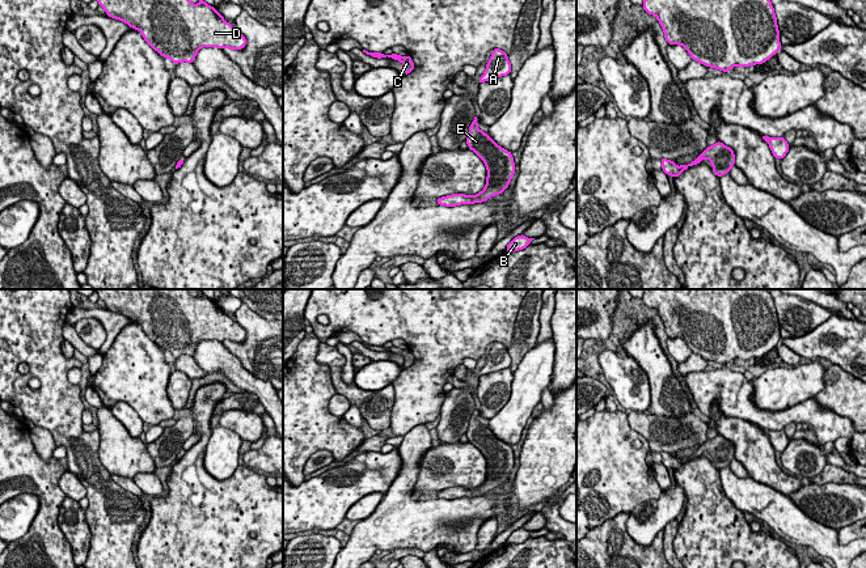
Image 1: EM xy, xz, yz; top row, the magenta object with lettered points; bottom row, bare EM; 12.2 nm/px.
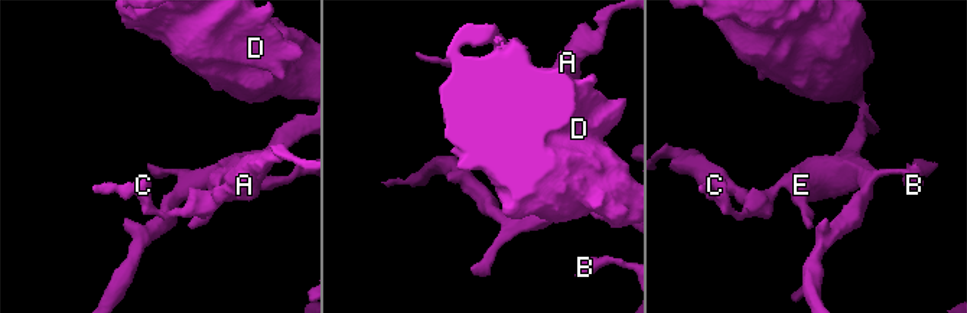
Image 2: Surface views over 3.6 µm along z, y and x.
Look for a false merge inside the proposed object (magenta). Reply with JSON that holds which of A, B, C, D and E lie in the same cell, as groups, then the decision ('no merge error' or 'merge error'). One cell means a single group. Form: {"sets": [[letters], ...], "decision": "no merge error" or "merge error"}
{"sets": [["A", "B", "C", "D", "E"]], "decision": "no merge error"}

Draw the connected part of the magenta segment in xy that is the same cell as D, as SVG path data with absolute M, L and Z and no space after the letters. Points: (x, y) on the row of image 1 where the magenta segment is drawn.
M98 0L98 4L107 17L139 30L155 51L174 64L193 63L202 47L242 50L246 44L245 37L203 0L199 4L189 0Z

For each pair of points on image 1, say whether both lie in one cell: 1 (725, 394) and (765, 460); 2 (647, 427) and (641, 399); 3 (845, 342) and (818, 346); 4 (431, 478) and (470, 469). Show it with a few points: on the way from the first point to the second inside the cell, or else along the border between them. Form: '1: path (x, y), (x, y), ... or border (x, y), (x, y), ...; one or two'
1: border (714, 402), (726, 416), (743, 418), (763, 428); two
2: border (629, 410), (642, 412); two
3: path (839, 342), (824, 342); one
4: path (440, 475), (450, 469), (461, 469); one

